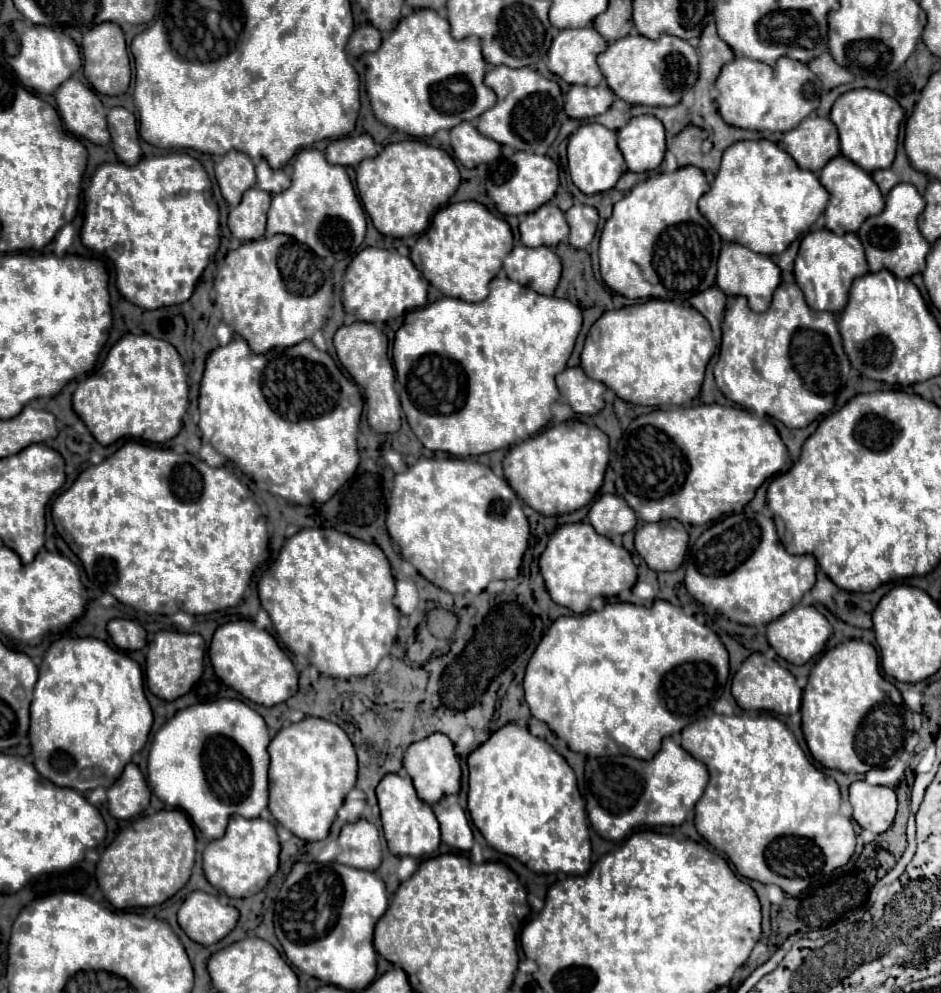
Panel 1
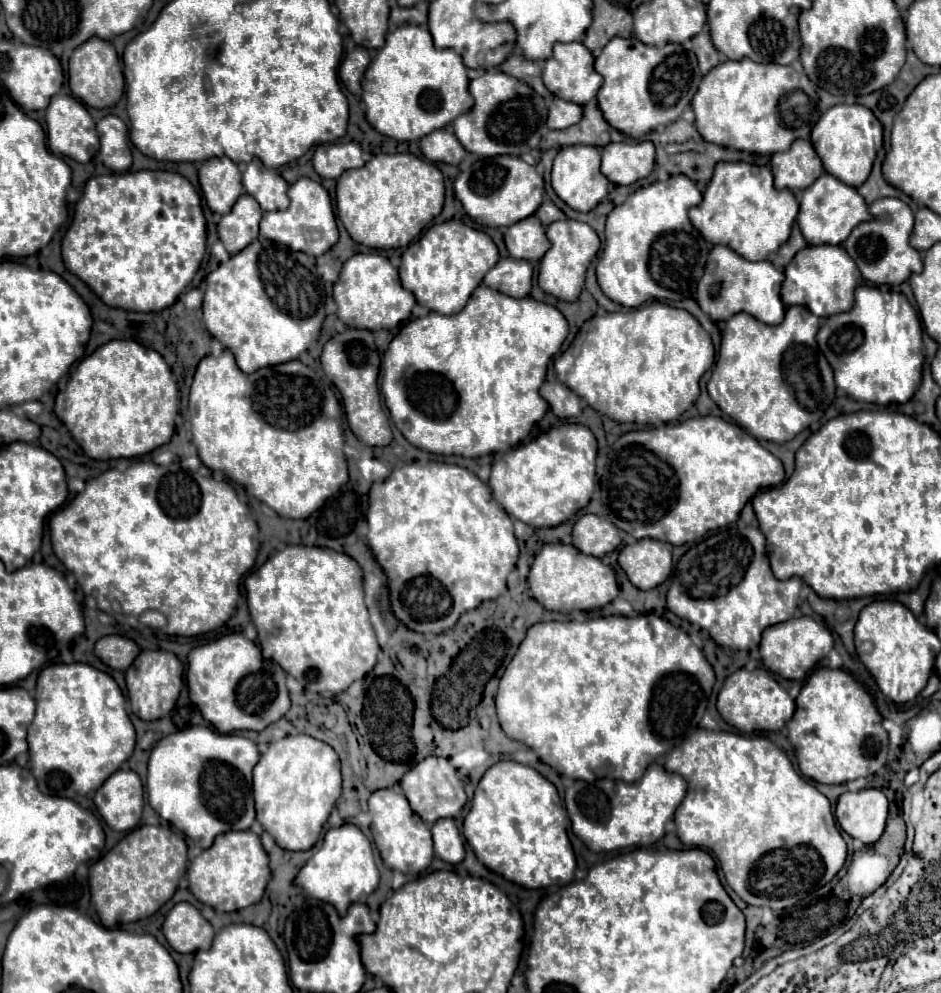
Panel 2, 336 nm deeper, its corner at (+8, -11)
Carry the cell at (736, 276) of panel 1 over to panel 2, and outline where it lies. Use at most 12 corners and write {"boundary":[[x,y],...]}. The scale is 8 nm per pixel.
{"boundary":[[714,246],[696,302],[722,322],[780,324],[784,274]]}

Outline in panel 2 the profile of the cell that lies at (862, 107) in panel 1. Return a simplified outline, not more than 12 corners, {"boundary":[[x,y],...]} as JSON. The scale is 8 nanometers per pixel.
{"boundary":[[836,104],[812,128],[828,174],[866,182],[882,124],[866,106]]}

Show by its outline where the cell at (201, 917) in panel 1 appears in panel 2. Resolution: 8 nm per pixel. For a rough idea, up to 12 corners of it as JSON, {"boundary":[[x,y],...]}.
{"boundary":[[188,902],[170,910],[162,930],[182,954],[210,948],[216,934]]}

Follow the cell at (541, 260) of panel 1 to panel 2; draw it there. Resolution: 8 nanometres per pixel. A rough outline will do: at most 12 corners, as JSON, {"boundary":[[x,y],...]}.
{"boundary":[[504,258],[484,284],[506,296],[528,296],[528,260]]}

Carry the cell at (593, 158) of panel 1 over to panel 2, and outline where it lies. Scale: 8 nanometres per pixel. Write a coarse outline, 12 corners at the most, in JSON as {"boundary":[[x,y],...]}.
{"boundary":[[566,146],[552,188],[570,208],[590,212],[608,196],[596,146]]}

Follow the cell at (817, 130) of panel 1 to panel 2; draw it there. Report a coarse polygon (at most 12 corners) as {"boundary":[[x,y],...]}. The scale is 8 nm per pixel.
{"boundary":[[810,140],[770,160],[776,188],[804,190],[824,174]]}

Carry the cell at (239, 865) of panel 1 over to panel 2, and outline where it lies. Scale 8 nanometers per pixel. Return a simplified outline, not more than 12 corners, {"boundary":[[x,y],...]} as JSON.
{"boundary":[[224,832],[188,868],[218,912],[256,904],[270,880],[260,836]]}

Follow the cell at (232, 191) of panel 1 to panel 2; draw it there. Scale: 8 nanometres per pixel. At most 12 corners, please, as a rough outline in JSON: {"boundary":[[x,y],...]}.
{"boundary":[[228,156],[210,158],[198,176],[208,208],[230,212],[242,174]]}

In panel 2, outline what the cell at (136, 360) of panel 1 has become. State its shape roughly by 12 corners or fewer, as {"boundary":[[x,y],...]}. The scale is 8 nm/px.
{"boundary":[[112,340],[54,412],[90,458],[170,442],[178,386],[158,352]]}

